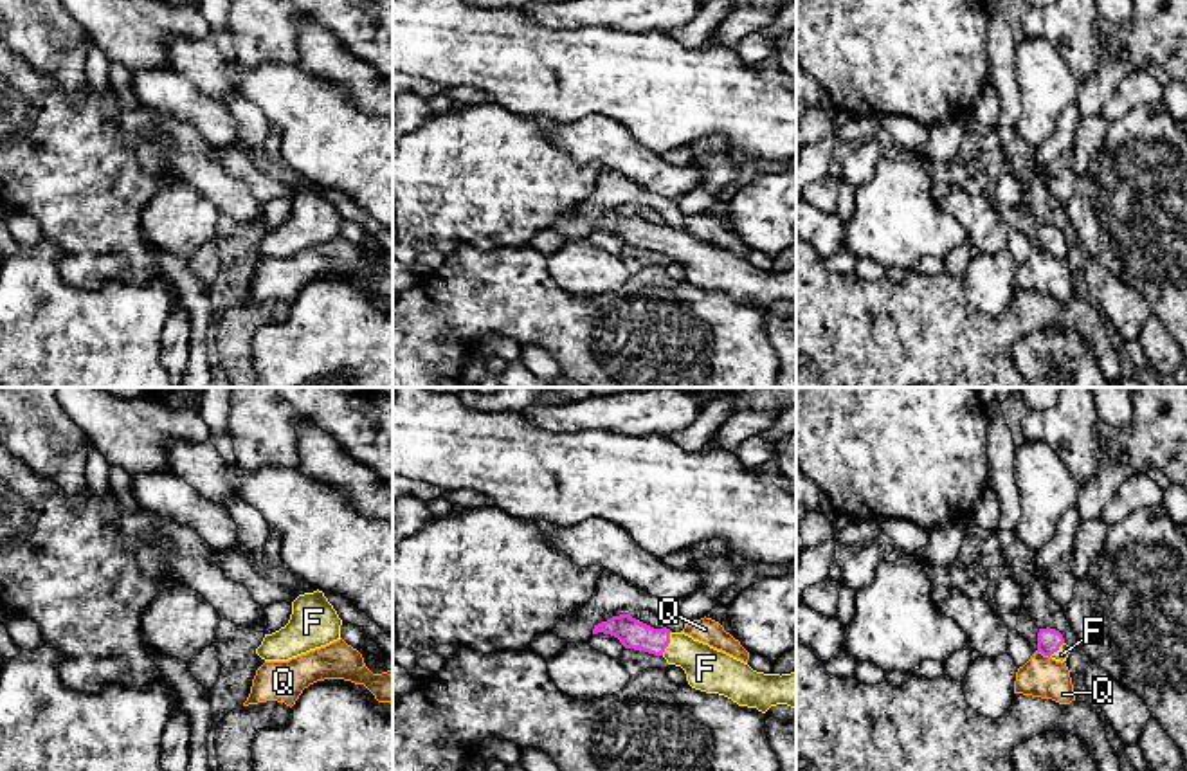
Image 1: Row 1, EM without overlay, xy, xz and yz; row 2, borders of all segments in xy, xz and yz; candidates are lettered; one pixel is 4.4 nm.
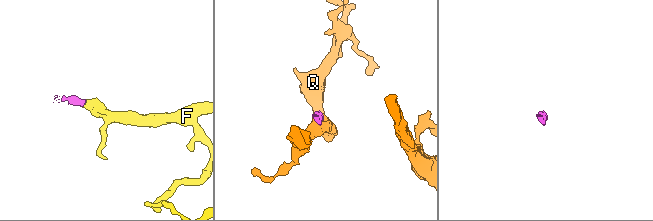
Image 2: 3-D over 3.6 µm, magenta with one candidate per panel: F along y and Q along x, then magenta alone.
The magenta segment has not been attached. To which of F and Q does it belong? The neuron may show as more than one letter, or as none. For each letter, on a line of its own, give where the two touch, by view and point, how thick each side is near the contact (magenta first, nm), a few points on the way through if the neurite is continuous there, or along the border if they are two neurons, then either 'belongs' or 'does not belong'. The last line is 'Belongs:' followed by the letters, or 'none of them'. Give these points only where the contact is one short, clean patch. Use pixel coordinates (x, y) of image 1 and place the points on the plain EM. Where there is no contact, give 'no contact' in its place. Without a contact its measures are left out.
F: contact xz (669, 238); calibres 130 and 200 nm; way xz (633, 229), (649, 236), (669, 238), (694, 253), (706, 265); belongs
Q: contact yz (1043, 251); calibres 110 and 190 nm; border yz (1036, 247), (1049, 254); does not belong
Belongs: F

